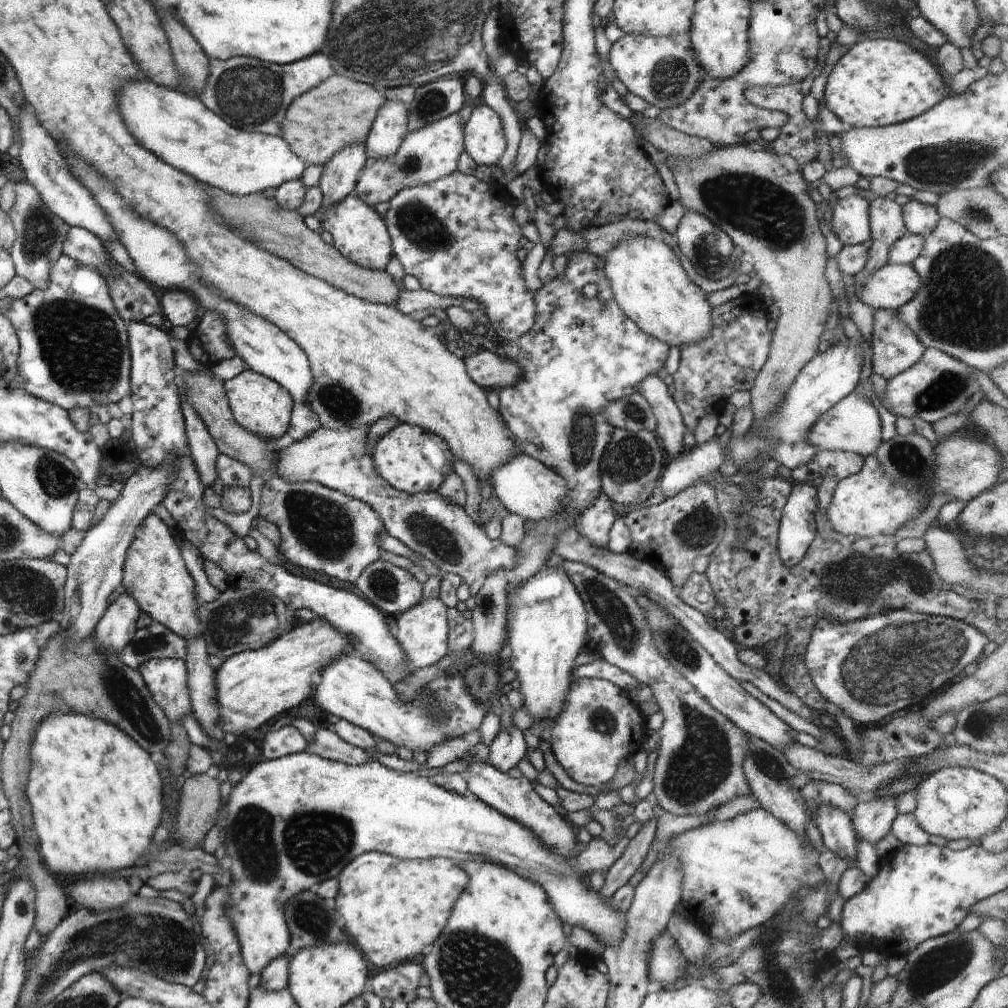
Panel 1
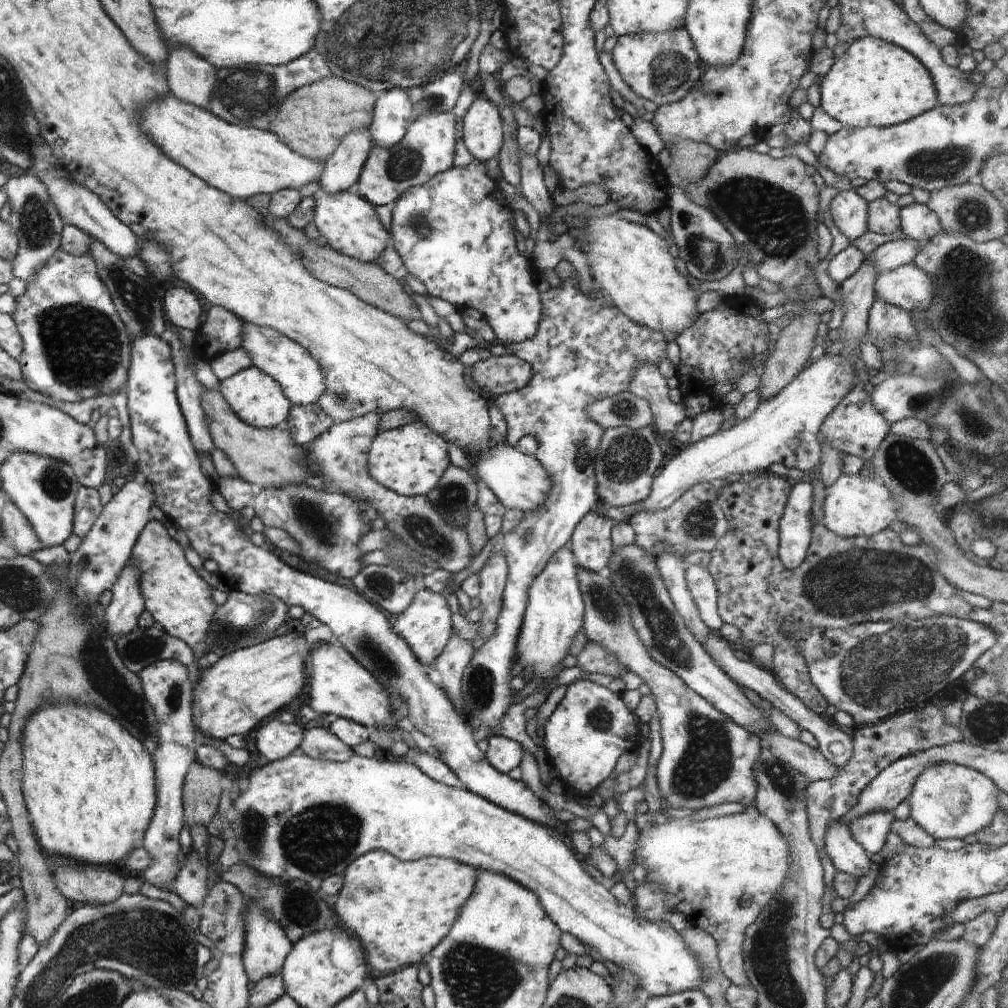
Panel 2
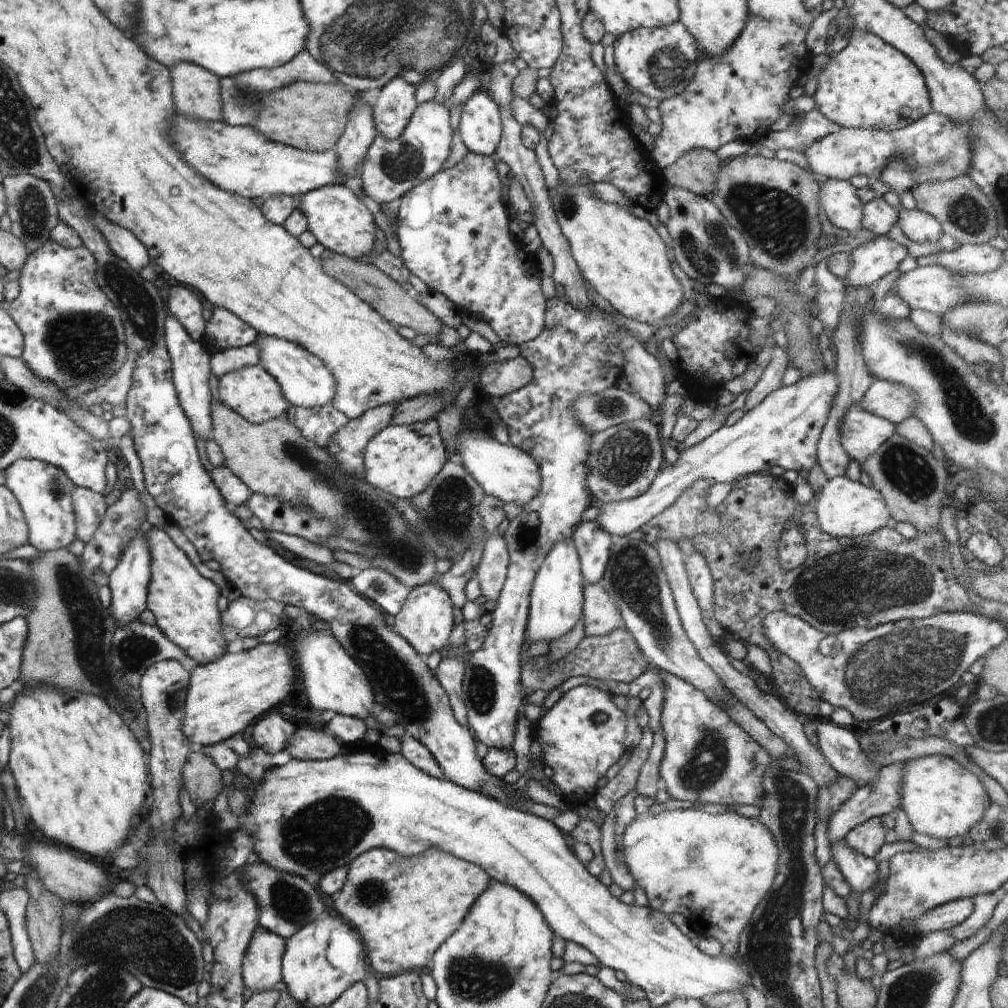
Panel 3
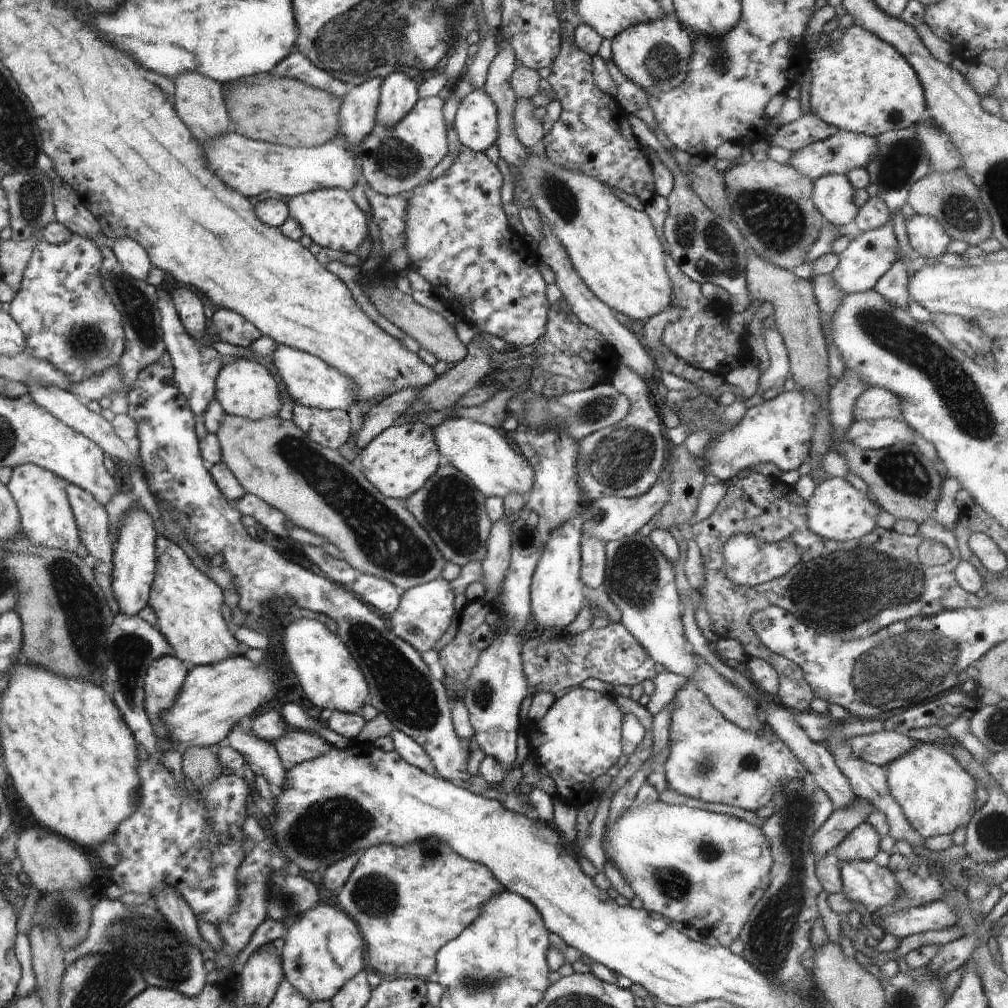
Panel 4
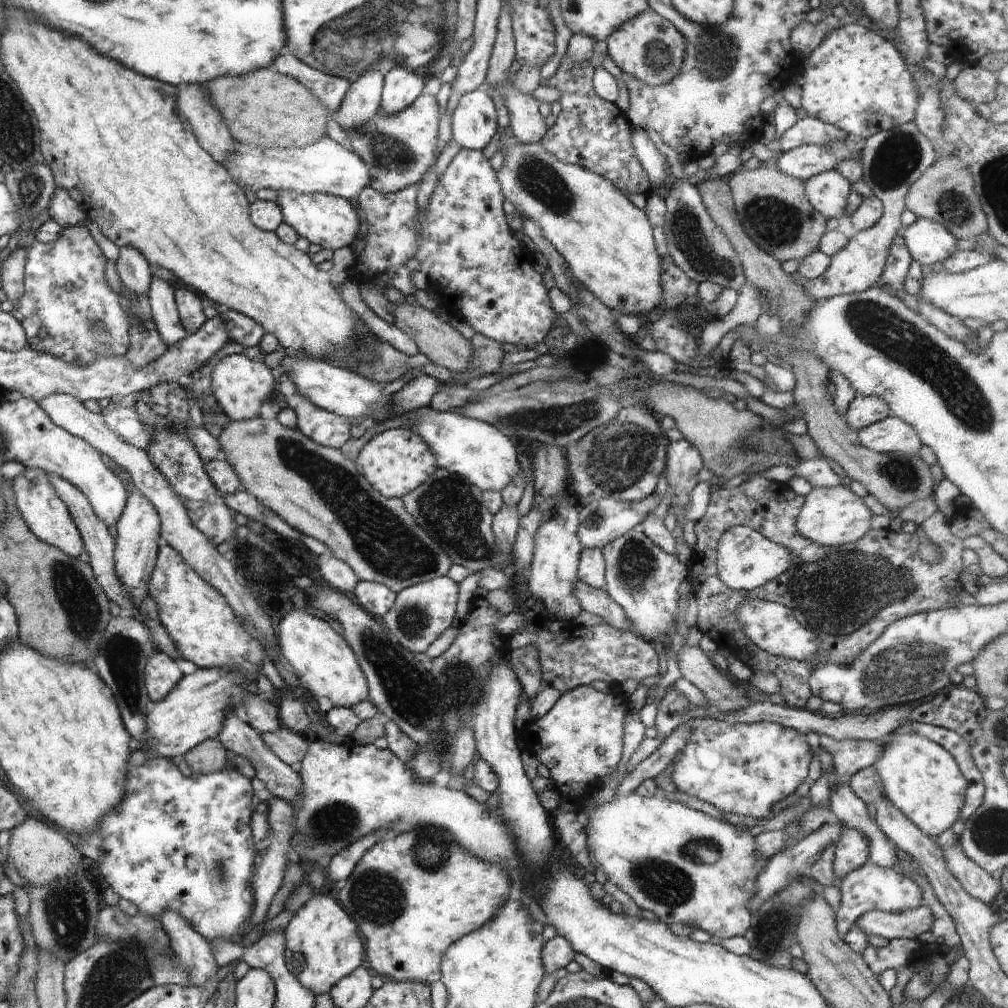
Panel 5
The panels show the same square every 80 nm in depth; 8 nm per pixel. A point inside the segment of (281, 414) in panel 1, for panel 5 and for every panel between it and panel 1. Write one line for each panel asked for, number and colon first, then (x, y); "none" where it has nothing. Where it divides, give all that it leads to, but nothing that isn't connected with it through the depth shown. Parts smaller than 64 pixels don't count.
2: (256, 398)
3: (253, 393)
4: (245, 388)
5: (240, 386)

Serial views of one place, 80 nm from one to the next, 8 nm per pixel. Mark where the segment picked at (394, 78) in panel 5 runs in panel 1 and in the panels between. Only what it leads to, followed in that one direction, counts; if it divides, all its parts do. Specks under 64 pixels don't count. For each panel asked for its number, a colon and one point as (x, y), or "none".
1: (390, 127)
2: (393, 114)
3: (392, 111)
4: (398, 94)

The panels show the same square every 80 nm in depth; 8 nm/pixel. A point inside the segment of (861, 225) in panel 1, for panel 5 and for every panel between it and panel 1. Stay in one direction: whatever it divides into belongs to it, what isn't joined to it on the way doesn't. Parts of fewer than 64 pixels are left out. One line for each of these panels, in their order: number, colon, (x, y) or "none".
2: (848, 209)
3: (843, 208)
4: (833, 195)
5: (827, 192)

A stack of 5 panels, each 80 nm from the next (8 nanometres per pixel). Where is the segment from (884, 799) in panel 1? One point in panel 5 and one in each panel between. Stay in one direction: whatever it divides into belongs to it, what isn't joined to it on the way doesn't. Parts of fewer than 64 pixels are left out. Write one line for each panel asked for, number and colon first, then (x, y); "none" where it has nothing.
2: (870, 830)
3: (867, 838)
4: (862, 844)
5: (853, 849)

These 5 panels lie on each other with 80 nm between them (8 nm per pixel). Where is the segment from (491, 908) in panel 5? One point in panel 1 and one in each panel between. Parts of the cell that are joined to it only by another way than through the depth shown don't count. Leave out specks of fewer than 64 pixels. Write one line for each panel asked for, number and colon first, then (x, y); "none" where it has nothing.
1: (393, 909)
2: (399, 910)
3: (404, 908)
4: (407, 902)

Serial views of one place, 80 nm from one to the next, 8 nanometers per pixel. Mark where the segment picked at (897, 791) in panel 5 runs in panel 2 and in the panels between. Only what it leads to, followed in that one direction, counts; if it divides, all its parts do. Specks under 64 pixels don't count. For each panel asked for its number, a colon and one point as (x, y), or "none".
2: (948, 801)
3: (942, 799)
4: (936, 795)

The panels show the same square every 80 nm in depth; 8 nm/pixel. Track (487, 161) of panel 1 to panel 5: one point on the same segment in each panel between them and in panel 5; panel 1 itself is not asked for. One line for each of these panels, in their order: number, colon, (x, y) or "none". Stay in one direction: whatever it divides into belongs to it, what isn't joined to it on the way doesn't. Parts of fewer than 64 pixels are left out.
2: (483, 128)
3: (480, 126)
4: (475, 121)
5: (474, 121)

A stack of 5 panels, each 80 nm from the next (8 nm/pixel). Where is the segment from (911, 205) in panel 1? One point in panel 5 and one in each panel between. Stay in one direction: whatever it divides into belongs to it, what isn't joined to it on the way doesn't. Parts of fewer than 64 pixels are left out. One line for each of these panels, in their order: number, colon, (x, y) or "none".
2: (918, 222)
3: (919, 226)
4: (929, 240)
5: (928, 242)

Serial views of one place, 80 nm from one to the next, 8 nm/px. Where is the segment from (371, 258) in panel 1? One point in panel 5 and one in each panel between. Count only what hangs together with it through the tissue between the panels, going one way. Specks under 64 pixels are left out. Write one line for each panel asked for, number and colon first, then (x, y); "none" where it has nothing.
2: (350, 223)
3: (339, 219)
4: (330, 217)
5: (330, 221)

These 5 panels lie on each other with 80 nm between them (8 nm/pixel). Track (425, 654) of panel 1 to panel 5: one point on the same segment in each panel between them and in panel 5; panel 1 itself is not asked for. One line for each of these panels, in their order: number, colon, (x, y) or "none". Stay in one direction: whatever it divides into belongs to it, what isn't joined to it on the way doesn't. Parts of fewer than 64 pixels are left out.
2: (426, 627)
3: (425, 621)
4: (424, 613)
5: (422, 612)

